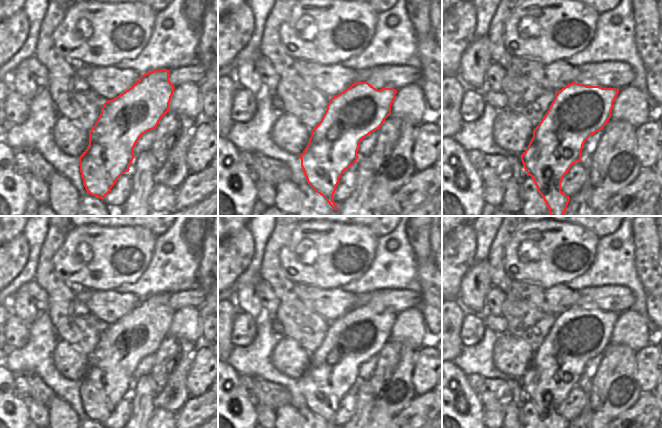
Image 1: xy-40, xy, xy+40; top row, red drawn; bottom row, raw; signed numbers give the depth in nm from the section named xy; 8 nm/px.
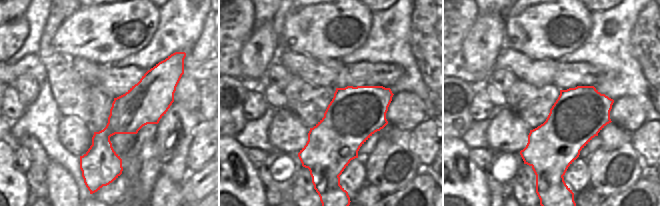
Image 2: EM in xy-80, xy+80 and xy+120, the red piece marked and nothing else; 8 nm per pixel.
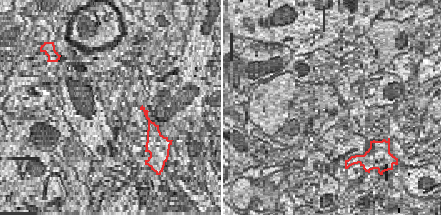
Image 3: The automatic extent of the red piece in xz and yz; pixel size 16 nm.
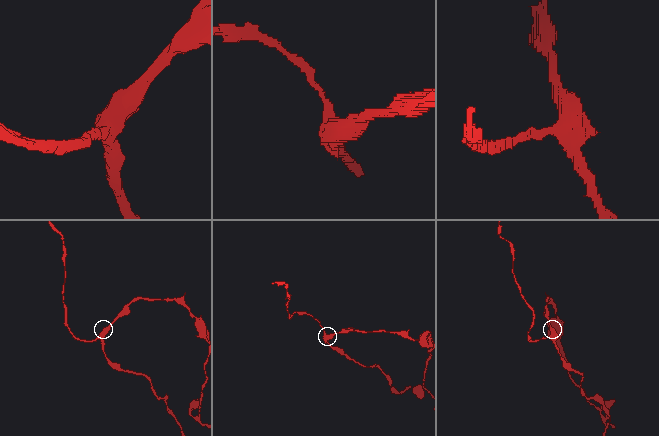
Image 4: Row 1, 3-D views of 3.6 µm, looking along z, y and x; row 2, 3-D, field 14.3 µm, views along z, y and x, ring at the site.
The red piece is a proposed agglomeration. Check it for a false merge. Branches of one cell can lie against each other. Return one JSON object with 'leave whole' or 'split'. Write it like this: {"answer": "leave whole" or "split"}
{"answer": "split"}

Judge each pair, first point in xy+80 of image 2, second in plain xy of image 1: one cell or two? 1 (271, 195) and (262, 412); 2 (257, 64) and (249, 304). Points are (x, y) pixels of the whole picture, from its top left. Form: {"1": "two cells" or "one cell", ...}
{"1": "one cell", "2": "one cell"}

